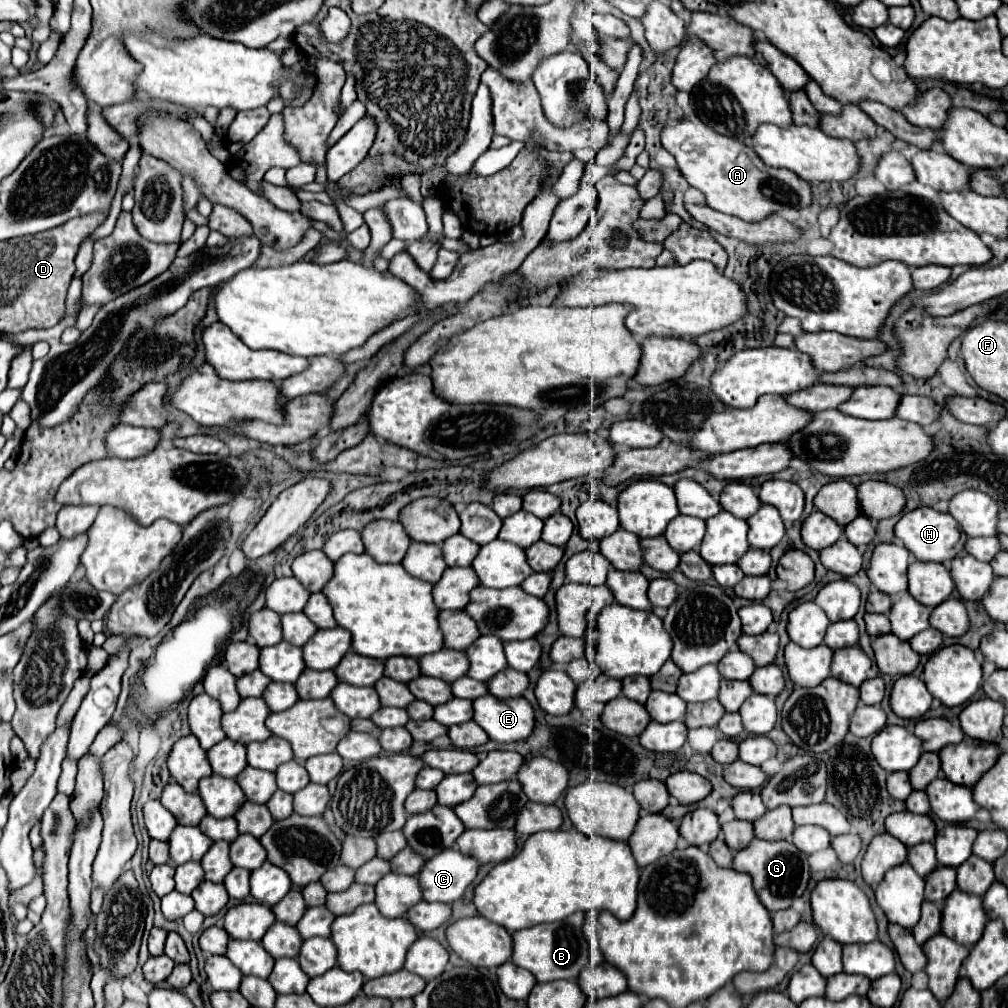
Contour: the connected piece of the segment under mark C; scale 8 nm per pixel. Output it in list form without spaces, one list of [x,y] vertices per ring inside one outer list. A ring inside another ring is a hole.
[[[446,849],[428,859],[418,873],[424,901],[454,903],[474,881],[478,873],[476,859],[462,855],[458,849]]]

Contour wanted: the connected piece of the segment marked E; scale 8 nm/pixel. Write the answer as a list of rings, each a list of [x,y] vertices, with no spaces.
[[[482,695],[472,701],[472,711],[472,719],[498,743],[522,741],[534,729],[534,709],[524,697],[496,699]]]

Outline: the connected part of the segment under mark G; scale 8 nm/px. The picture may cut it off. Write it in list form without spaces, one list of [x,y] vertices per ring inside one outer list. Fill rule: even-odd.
[[[752,839],[746,849],[740,849],[734,855],[736,871],[744,871],[752,875],[754,889],[762,905],[774,913],[780,909],[786,909],[792,905],[794,897],[800,897],[808,885],[810,879],[810,867],[808,867],[808,855],[796,849],[788,841],[764,841],[764,839]]]

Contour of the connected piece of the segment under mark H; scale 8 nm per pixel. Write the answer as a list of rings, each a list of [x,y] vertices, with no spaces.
[[[918,507],[902,515],[902,519],[894,527],[894,533],[904,543],[904,547],[910,553],[914,553],[918,561],[938,561],[938,563],[954,559],[963,550],[968,538],[963,531],[960,531],[960,525],[954,521],[952,515],[934,511],[932,507]]]

